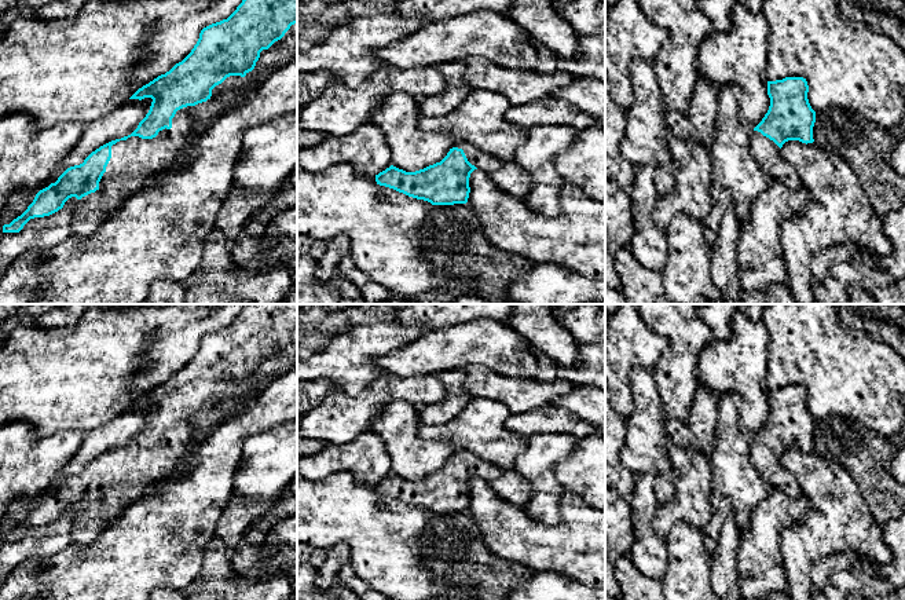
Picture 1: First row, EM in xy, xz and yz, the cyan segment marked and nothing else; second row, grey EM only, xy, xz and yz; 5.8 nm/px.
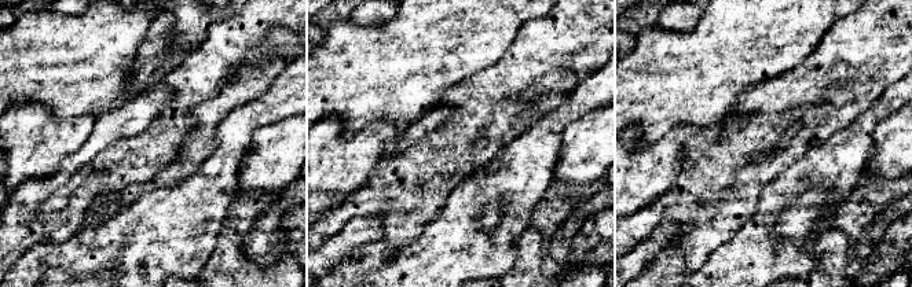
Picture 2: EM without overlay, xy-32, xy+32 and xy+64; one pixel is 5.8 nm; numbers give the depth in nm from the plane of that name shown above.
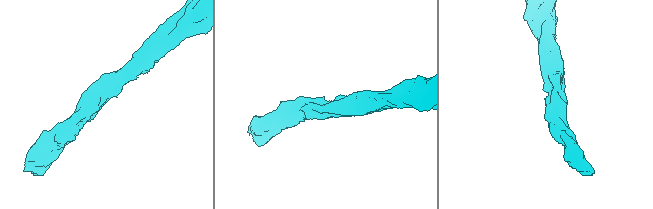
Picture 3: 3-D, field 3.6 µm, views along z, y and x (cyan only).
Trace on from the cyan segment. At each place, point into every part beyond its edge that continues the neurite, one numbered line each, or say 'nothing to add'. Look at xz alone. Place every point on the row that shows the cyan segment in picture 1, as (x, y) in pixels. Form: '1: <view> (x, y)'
1: xz (508, 176)

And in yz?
1: yz (768, 154)

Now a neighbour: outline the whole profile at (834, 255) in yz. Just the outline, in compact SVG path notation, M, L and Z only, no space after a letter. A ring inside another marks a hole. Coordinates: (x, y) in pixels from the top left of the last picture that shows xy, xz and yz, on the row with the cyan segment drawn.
M849 242L829 246L822 252L814 255L811 260L811 274L814 277L814 281L822 282L829 267L843 261L853 261L853 257L855 255L858 255L865 264L873 266L873 261L871 260L871 256L866 250L861 250Z

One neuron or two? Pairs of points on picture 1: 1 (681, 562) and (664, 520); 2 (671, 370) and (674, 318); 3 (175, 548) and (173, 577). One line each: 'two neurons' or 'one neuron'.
1: two neurons
2: one neuron
3: one neuron

